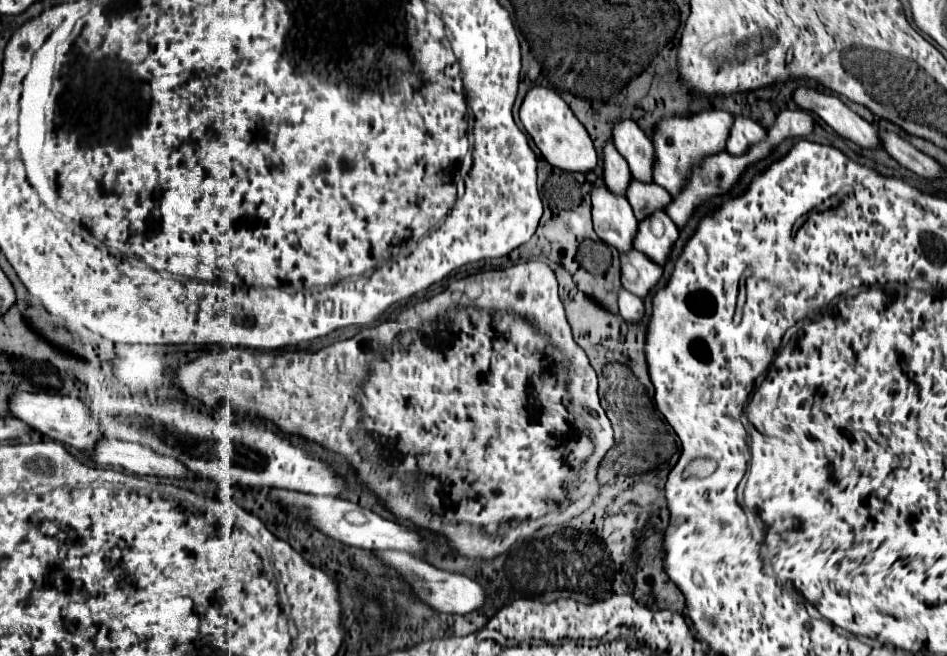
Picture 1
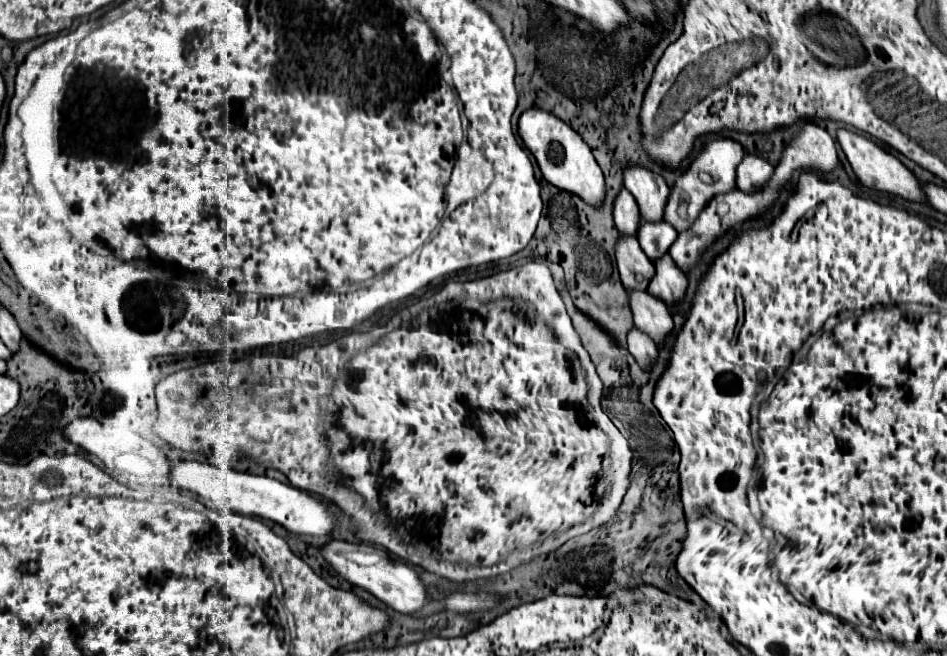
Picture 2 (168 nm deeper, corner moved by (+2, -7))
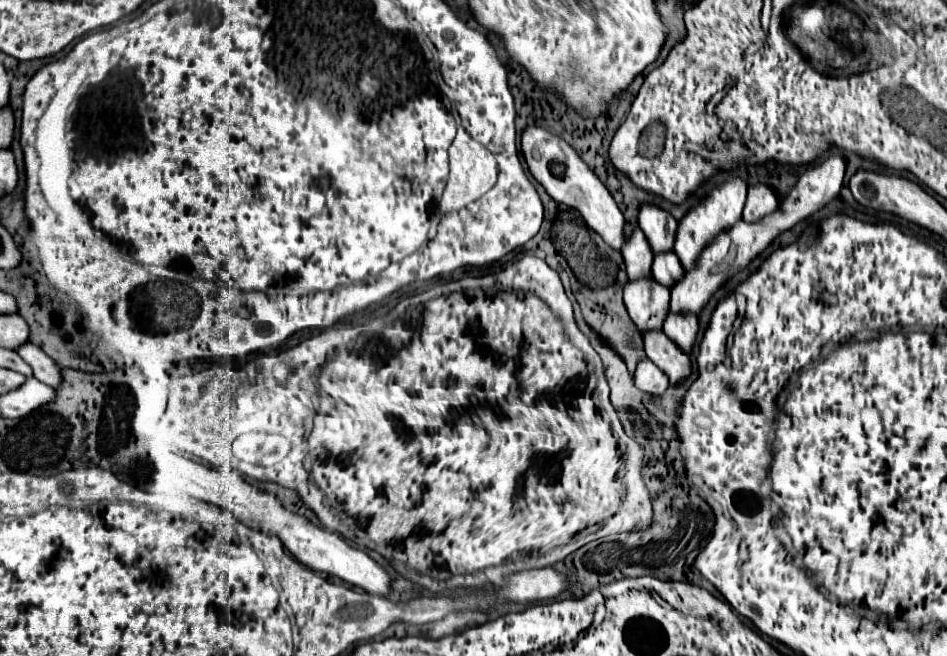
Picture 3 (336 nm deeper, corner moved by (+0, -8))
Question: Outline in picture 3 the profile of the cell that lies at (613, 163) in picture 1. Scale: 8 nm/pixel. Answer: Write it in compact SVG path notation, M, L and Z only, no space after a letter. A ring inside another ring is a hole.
M635 229L635 233L625 241L623 259L625 259L627 275L631 281L651 275L649 269L653 263L653 253L651 253L649 243L645 241L645 235L641 233L641 229Z

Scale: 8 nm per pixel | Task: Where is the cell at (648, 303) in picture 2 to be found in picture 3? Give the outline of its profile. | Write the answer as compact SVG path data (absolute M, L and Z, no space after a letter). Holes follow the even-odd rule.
M649 331L643 335L647 357L669 377L669 385L679 385L691 375L691 361L685 353L665 337L663 331Z

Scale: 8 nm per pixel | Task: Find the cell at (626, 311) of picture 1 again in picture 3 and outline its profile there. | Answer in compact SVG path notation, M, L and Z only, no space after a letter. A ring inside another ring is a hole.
M643 359L635 371L635 387L657 397L667 391L669 381L667 381L665 373L661 373L661 369L657 369L657 365L653 365L649 359Z

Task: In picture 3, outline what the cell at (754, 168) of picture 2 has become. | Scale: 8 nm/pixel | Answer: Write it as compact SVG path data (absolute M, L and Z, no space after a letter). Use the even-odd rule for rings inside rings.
M753 185L749 187L747 193L747 203L743 209L743 219L747 223L755 223L761 221L761 217L767 217L769 213L773 213L777 209L777 195L773 193L773 189L769 189L767 185Z

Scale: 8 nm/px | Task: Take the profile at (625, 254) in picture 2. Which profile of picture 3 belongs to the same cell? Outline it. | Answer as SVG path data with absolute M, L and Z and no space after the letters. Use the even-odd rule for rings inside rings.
M649 279L629 281L625 285L625 305L629 317L633 319L637 331L643 335L647 331L659 331L669 313L669 289Z

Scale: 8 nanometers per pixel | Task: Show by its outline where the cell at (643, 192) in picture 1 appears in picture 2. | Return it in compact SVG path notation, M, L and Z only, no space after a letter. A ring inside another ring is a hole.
M641 218L639 222L639 230L637 230L637 240L643 248L643 252L647 252L647 256L651 260L655 260L655 256L659 256L659 252L667 252L671 246L671 240L675 240L677 230L665 222L647 222L645 218Z

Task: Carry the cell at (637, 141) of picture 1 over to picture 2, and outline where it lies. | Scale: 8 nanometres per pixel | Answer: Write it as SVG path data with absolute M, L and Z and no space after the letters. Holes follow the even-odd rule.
M625 166L623 184L635 196L641 216L647 216L647 220L659 220L663 216L669 186L661 174L649 172L643 166Z

